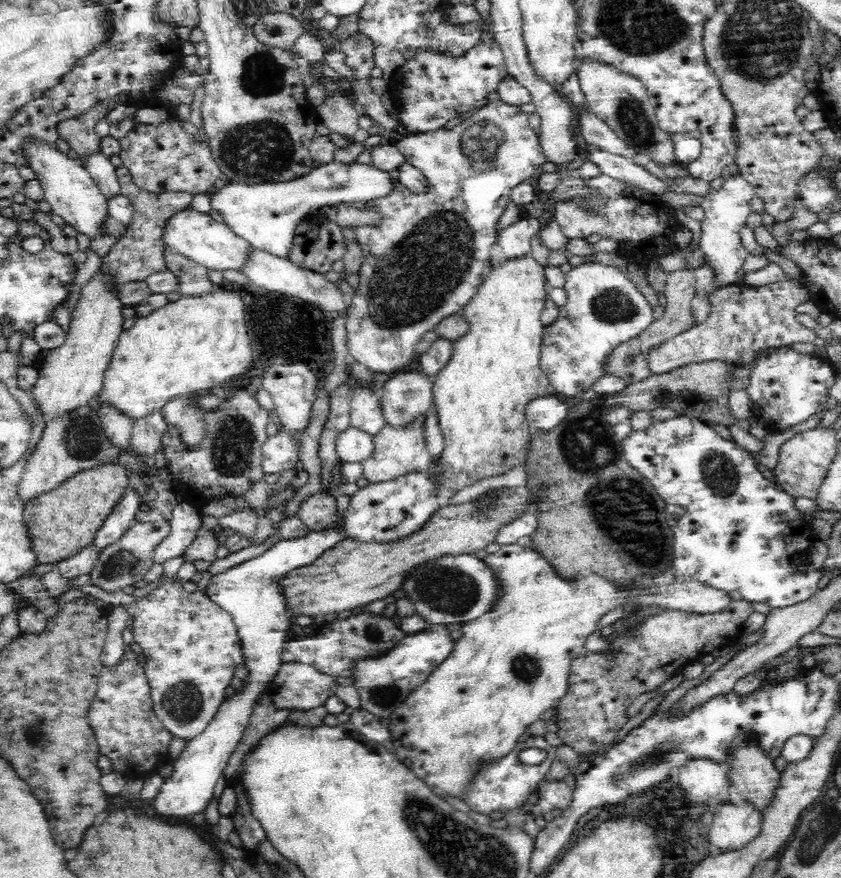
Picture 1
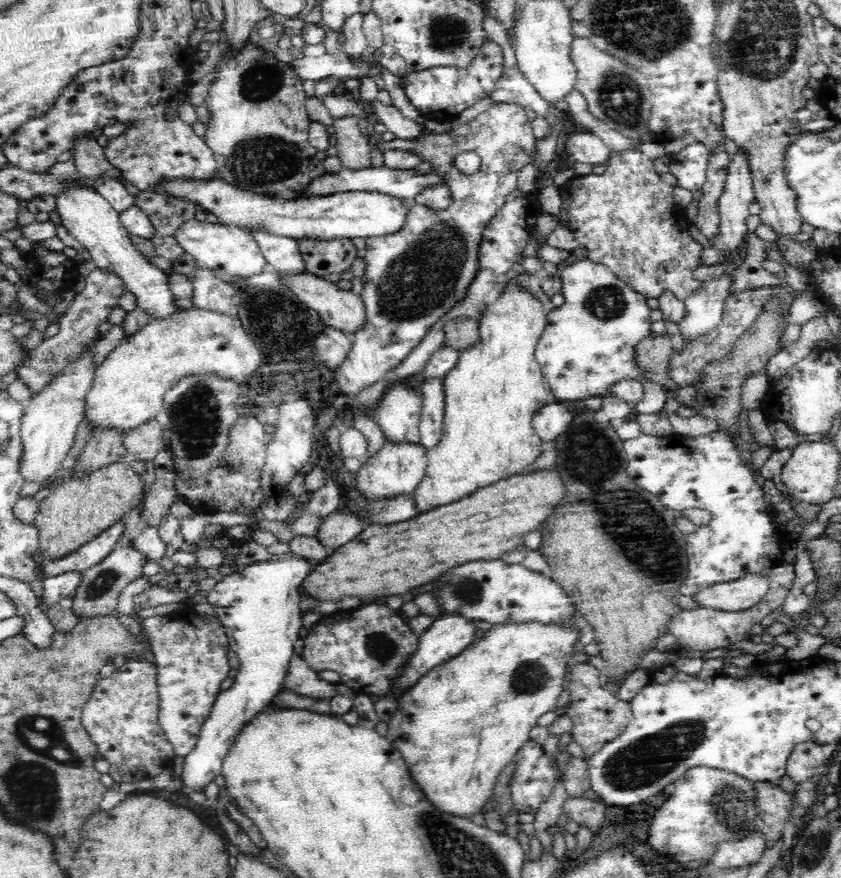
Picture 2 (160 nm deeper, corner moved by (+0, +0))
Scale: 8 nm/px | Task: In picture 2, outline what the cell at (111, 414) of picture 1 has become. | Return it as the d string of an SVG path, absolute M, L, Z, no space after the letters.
M96 428L91 438L80 454L77 463L73 466L73 478L76 476L98 470L104 465L114 462L121 462L126 454L123 445L125 433L113 428Z

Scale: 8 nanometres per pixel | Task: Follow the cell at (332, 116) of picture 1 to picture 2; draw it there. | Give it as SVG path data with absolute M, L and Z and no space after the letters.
M353 114L334 118L333 126L337 136L337 156L342 167L350 170L363 170L372 167L370 163L370 150L373 142L369 136L363 135L358 128L360 118Z

